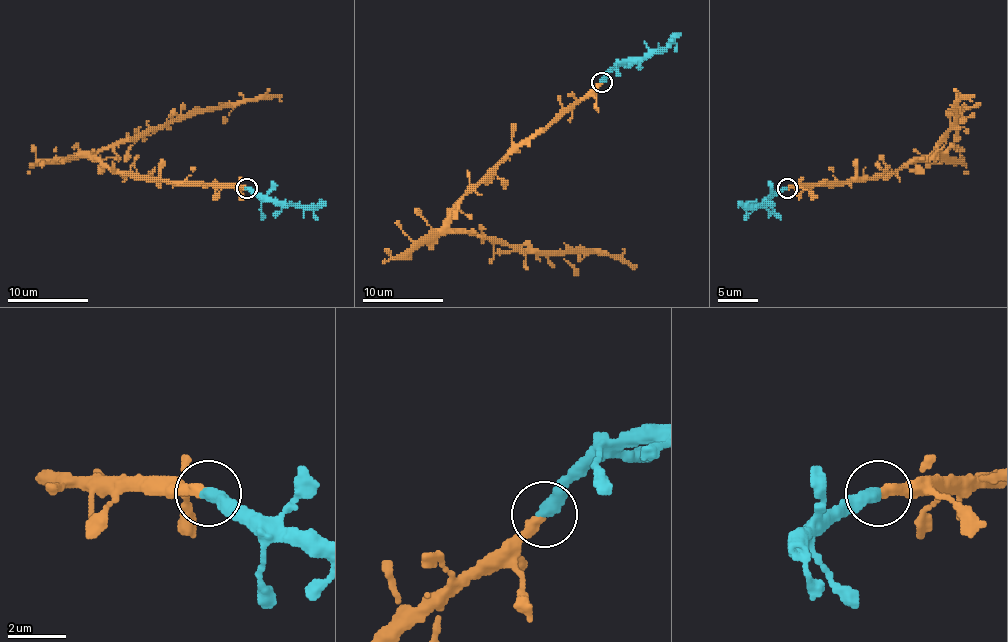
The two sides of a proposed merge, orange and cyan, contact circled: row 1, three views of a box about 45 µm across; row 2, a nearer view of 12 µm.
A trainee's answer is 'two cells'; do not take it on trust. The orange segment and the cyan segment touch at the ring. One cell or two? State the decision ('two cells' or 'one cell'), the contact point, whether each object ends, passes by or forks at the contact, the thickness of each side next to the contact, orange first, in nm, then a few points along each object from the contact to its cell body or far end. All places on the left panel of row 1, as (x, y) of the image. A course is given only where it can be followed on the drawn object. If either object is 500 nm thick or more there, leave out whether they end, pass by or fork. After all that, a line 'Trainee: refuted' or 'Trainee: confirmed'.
one cell | (247, 188) | orange ends | cyan ends | 360/400 nm | orange via (247, 187), (146, 181), (114, 173), (94, 155), (162, 129), (174, 121), (273, 97), (281, 101) | cyan via (247, 187), (273, 201), (295, 205), (318, 205), (322, 201), (320, 199)
Trainee: refuted

